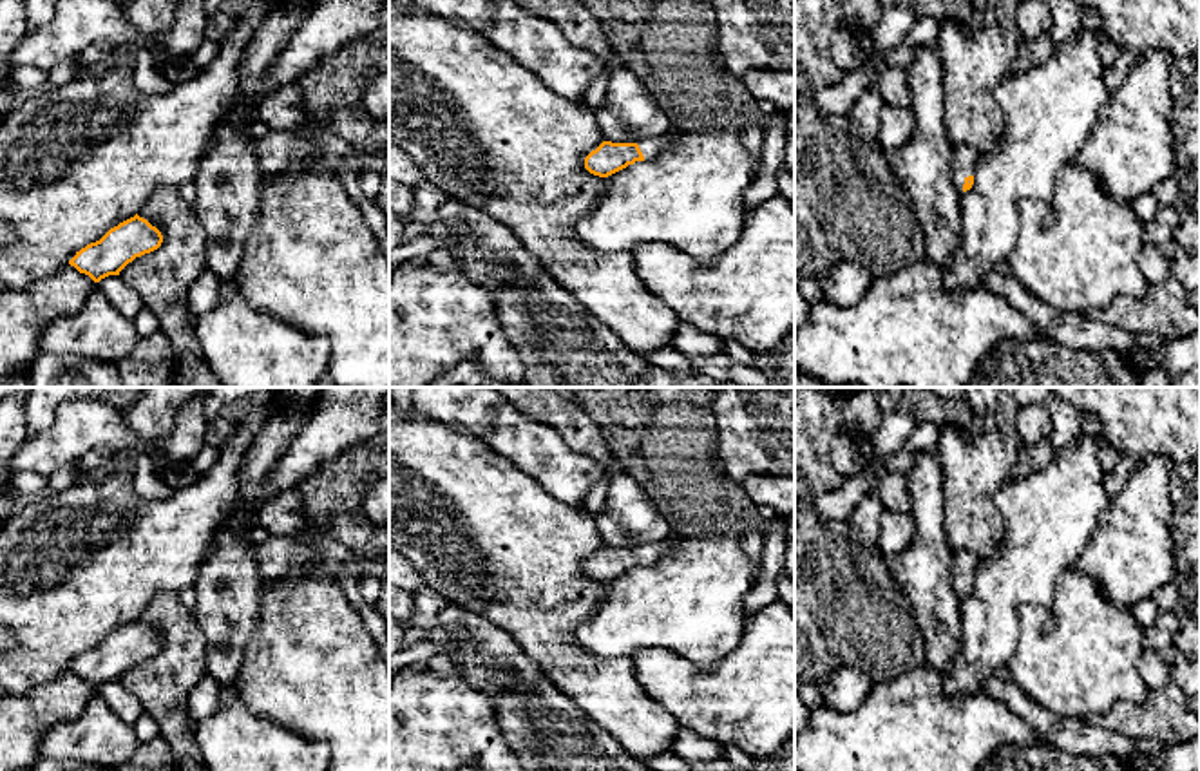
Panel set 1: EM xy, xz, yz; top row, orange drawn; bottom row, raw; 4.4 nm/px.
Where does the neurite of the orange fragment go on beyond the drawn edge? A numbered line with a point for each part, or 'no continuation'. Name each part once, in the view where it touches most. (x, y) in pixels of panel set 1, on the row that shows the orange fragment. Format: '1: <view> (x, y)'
1: yz (963, 158)

